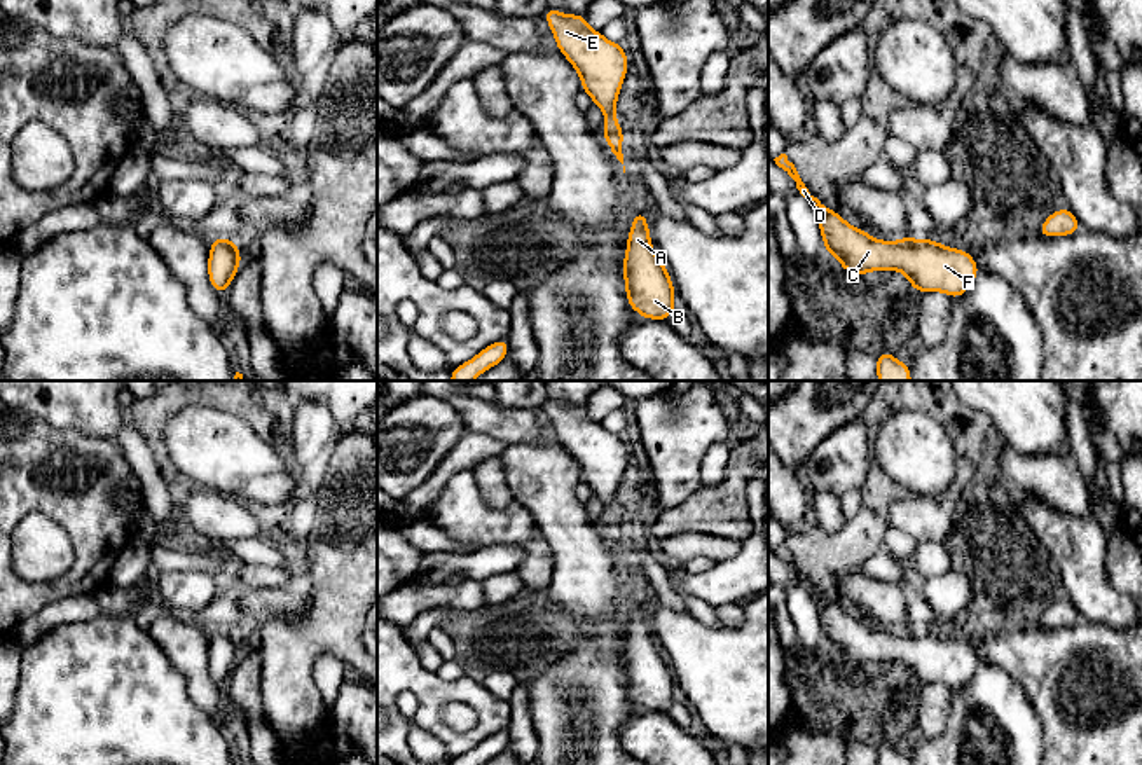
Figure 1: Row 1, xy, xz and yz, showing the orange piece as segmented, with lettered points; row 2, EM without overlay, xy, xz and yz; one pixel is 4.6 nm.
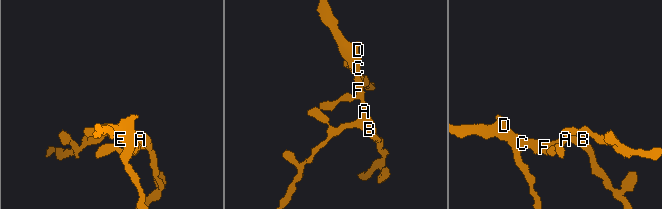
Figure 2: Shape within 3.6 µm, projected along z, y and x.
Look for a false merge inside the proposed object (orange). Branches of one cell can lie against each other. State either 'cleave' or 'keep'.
keep

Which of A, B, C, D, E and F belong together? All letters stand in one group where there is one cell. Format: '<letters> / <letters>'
A B C D E F

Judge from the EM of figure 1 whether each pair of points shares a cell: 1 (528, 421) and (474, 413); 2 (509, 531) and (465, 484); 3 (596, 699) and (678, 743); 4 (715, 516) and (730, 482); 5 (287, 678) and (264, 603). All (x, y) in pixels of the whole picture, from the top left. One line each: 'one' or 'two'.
1: one
2: one
3: two
4: one
5: two

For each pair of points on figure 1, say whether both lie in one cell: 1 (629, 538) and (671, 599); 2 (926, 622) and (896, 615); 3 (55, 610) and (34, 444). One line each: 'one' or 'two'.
1: one
2: two
3: two

